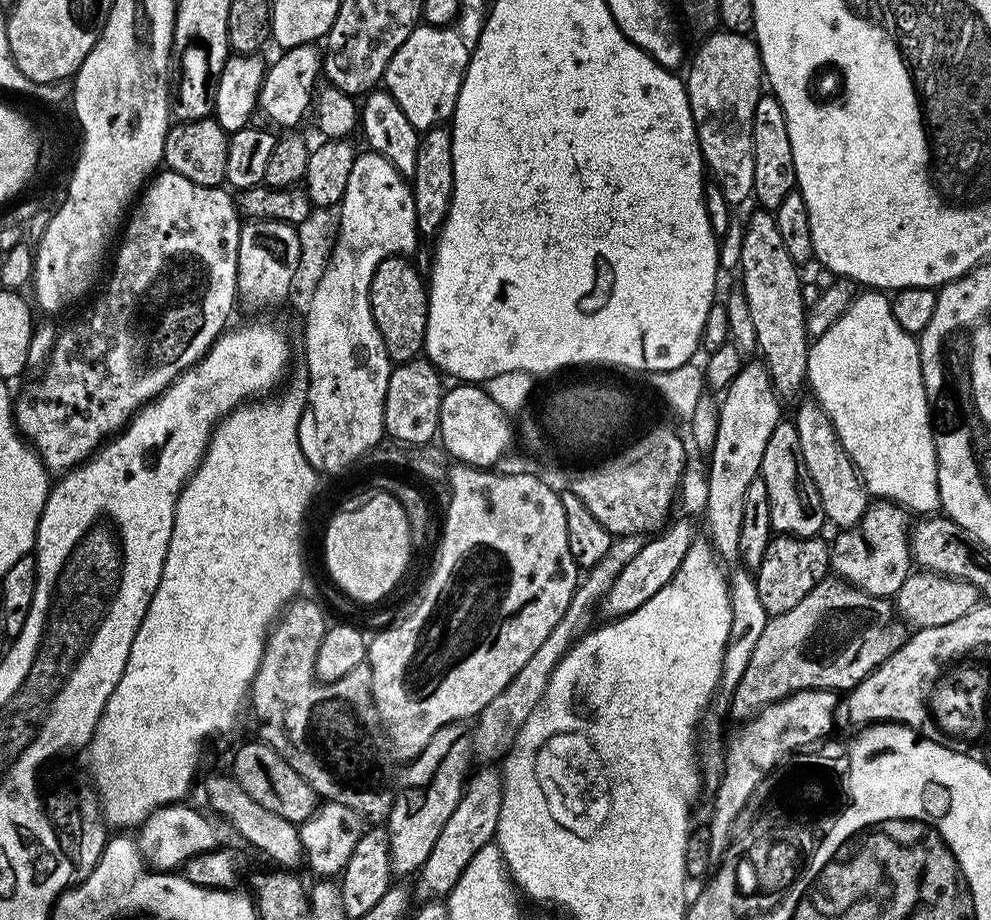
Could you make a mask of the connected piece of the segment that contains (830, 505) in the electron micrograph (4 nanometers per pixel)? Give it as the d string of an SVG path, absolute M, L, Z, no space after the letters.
M807 399L799 406L794 417L803 464L810 472L811 480L818 490L827 521L834 522L835 527L841 529L850 528L861 520L862 514L867 510L870 494L846 454L845 448L841 446L828 416L821 410L815 399Z

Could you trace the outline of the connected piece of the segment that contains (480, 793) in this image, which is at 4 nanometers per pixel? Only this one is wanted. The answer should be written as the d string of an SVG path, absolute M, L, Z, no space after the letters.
M480 772L467 781L466 791L458 802L457 809L450 814L450 818L446 818L446 826L442 826L442 834L438 834L434 850L430 850L430 858L426 858L420 867L420 881L414 885L417 901L436 902L454 890L470 858L474 858L476 851L495 837L503 801L502 781L496 772Z

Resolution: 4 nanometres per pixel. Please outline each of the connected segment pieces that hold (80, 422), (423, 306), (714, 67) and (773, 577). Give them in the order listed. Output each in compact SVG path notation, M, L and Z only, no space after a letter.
M167 170L161 171L143 189L138 203L131 209L130 215L123 225L124 241L121 242L120 249L116 252L116 261L112 264L112 277L109 278L108 285L104 289L102 289L103 287L99 289L100 297L73 324L68 324L65 328L61 327L57 331L54 350L42 369L44 380L34 381L21 396L17 395L14 400L14 419L17 429L25 441L40 453L44 467L48 469L49 473L63 474L80 467L105 441L115 437L145 404L152 403L157 396L162 395L171 386L173 380L179 378L187 368L194 367L210 351L212 343L229 327L228 315L231 314L232 307L237 307L238 304L236 267L238 266L238 238L240 237L242 217L238 211L237 201L233 197L231 200L227 194L229 195L223 187L198 186L194 182L190 182L190 178L182 178L182 174Z
M404 254L388 256L374 270L374 278L370 282L370 310L374 314L378 334L382 334L382 342L386 342L386 350L393 365L407 364L424 352L428 290L425 277L423 280L408 260L411 259Z
M716 30L703 37L704 45L696 52L696 57L687 65L686 87L688 101L696 127L696 137L700 143L700 153L704 155L705 169L710 173L711 183L722 190L729 206L737 206L753 195L754 186L754 146L752 145L752 123L754 106L758 106L765 83L764 67L760 61L760 47L751 35L743 32Z
M773 535L759 568L754 572L758 598L762 598L762 606L769 617L794 610L794 606L798 606L798 602L802 602L802 598L829 575L830 548L822 541L820 536Z

